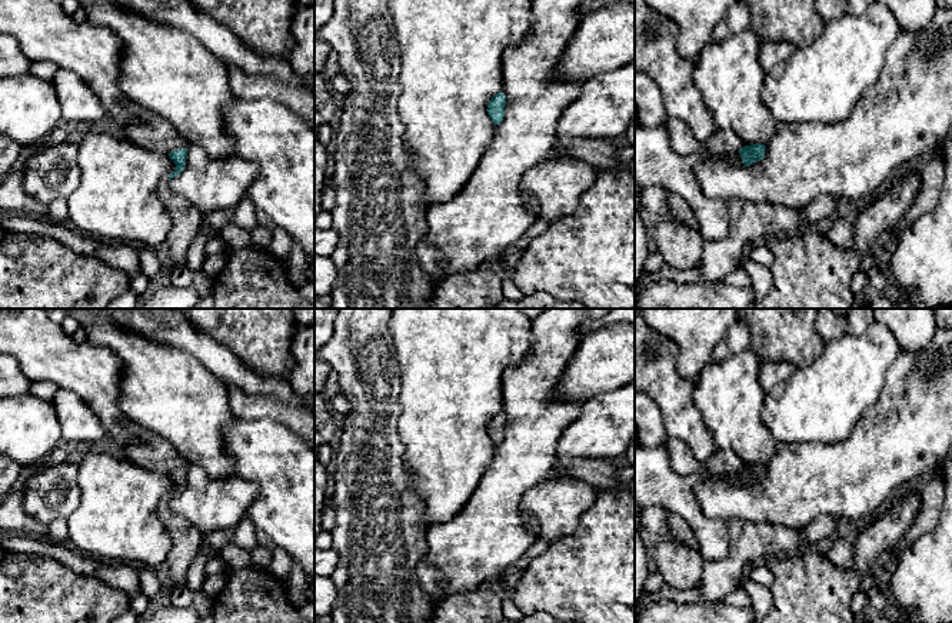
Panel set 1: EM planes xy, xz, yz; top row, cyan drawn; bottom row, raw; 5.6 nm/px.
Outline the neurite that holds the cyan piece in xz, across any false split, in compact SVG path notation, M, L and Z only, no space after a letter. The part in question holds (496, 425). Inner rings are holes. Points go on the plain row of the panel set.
M503 412L493 416L487 423L487 434L493 444L500 444L505 437L506 416Z

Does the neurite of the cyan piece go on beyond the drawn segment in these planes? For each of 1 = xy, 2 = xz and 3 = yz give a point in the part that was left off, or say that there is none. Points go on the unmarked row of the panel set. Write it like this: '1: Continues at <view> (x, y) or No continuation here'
1: No continuation here
2: No continuation here
3: No continuation here

